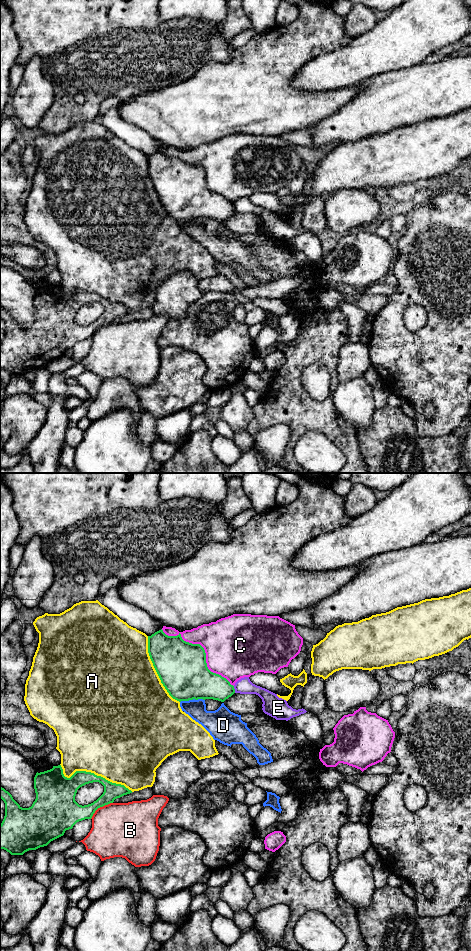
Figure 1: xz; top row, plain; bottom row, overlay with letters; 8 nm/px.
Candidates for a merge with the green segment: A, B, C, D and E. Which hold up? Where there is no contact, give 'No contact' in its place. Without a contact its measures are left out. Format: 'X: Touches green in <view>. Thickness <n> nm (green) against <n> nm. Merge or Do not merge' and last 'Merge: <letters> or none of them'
A: Touches green in xz. Thickness 180 nm (green) against 500 nm. Do not merge
B: Touches green in xz. Thickness 190 nm (green) against 440 nm. Do not merge
C: Touches green in xz. Thickness 400 nm (green) against 480 nm. Do not merge
D: Touches green in xz. Thickness 400 nm (green) against 180 nm. Do not merge
E: Touches green in xz. Thickness 240 nm (green) against 130 nm. Do not merge
Merge: none of them

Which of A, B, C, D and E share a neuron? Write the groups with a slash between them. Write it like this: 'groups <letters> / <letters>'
groups A / B / C / D / E

